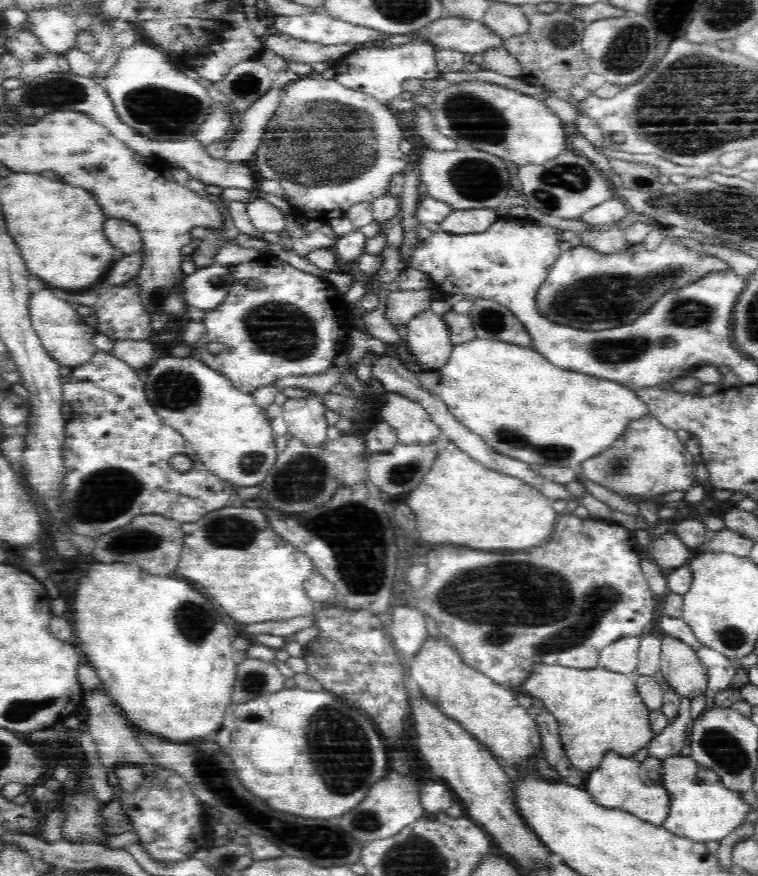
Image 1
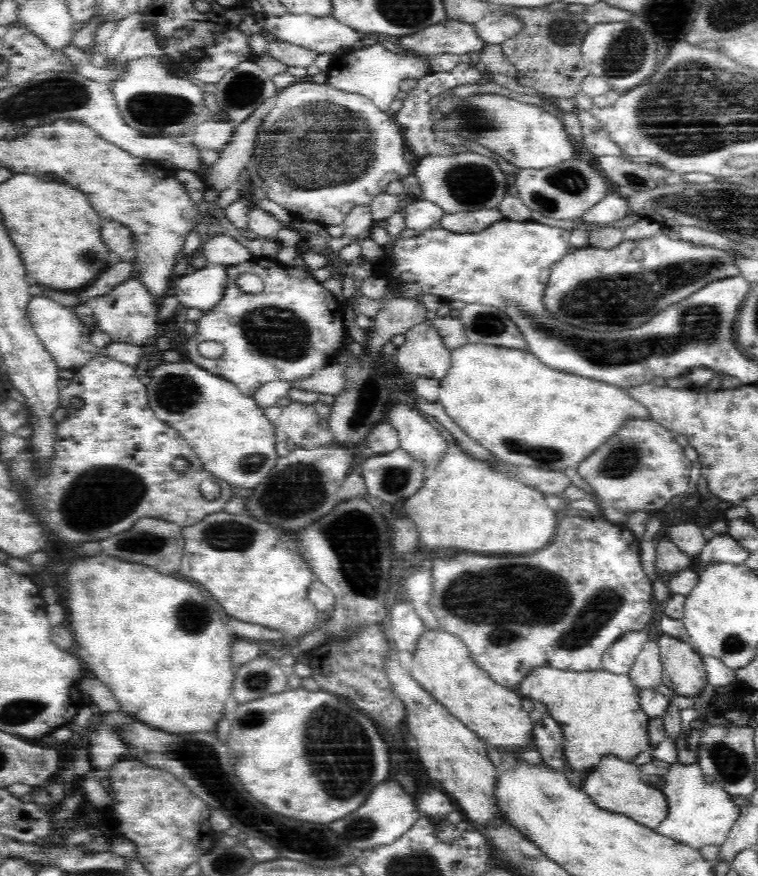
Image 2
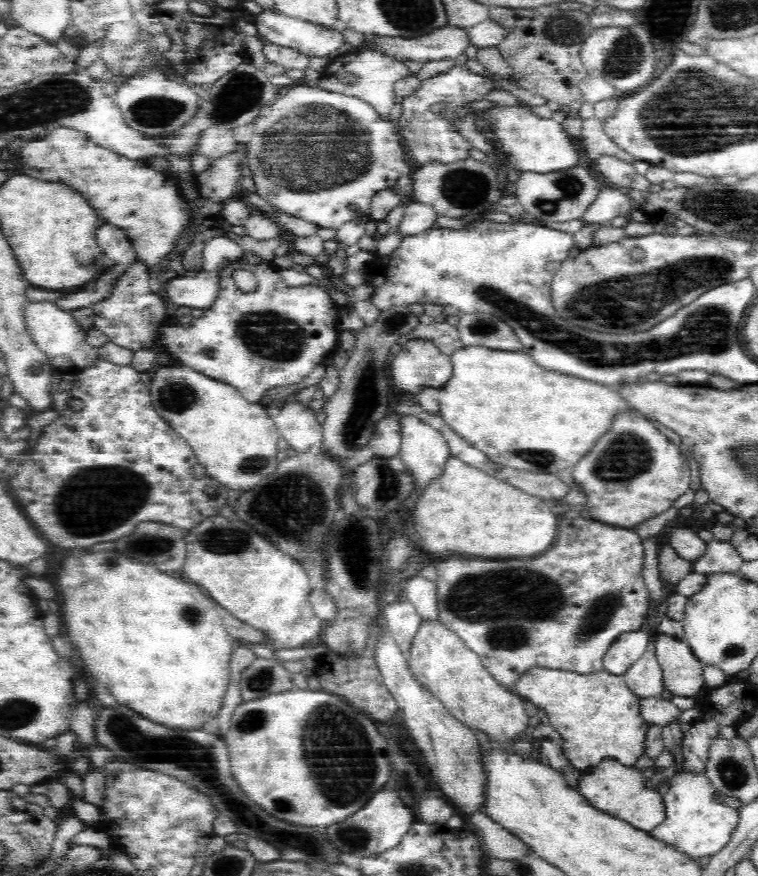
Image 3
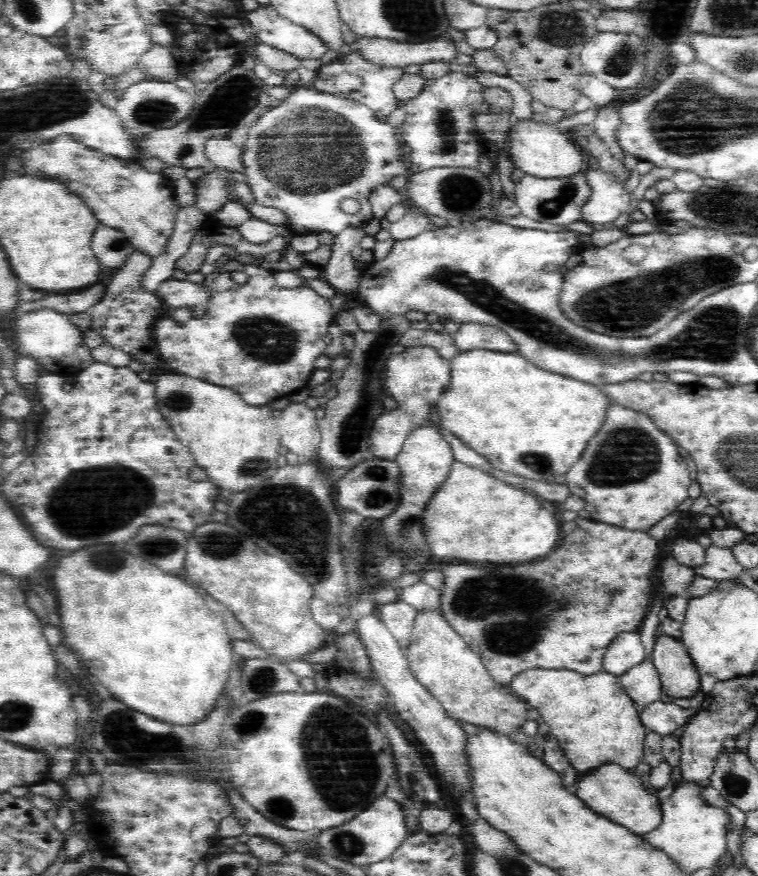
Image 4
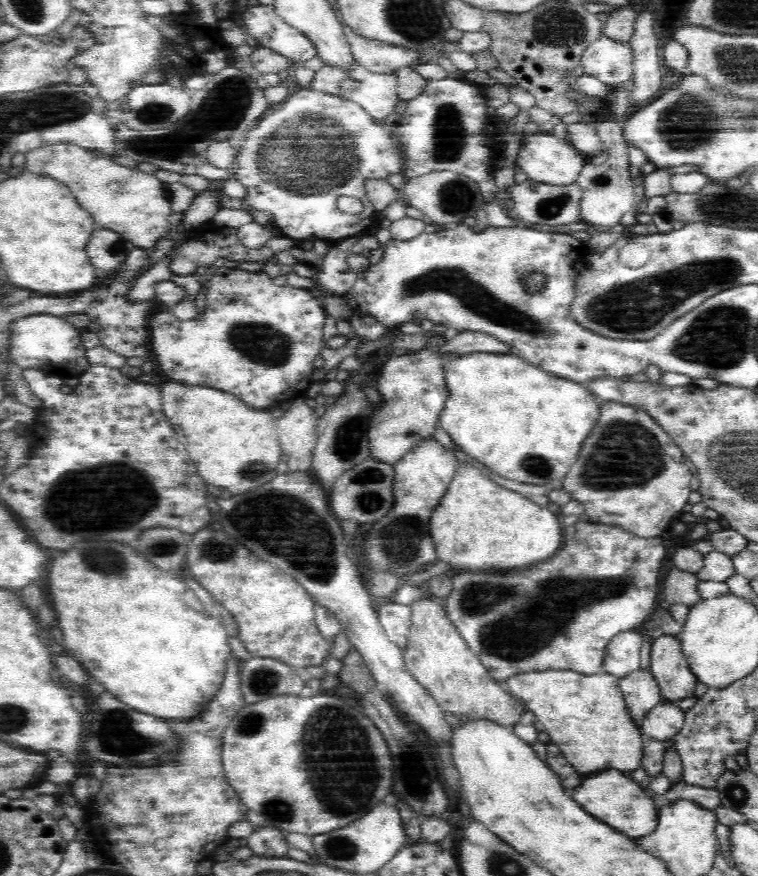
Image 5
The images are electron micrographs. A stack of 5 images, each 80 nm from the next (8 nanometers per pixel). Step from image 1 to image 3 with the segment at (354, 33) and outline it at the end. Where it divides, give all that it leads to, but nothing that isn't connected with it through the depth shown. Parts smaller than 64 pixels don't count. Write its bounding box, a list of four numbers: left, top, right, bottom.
[255,9,344,56]

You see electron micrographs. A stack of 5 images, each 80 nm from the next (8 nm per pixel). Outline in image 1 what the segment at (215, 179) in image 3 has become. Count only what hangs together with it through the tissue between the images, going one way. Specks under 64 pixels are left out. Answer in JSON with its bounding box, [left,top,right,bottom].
[224,84,282,164]

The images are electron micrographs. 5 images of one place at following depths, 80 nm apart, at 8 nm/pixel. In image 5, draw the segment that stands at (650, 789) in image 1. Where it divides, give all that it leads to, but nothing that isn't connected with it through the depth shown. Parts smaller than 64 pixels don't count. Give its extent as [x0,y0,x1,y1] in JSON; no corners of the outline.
[574,769,659,839]

